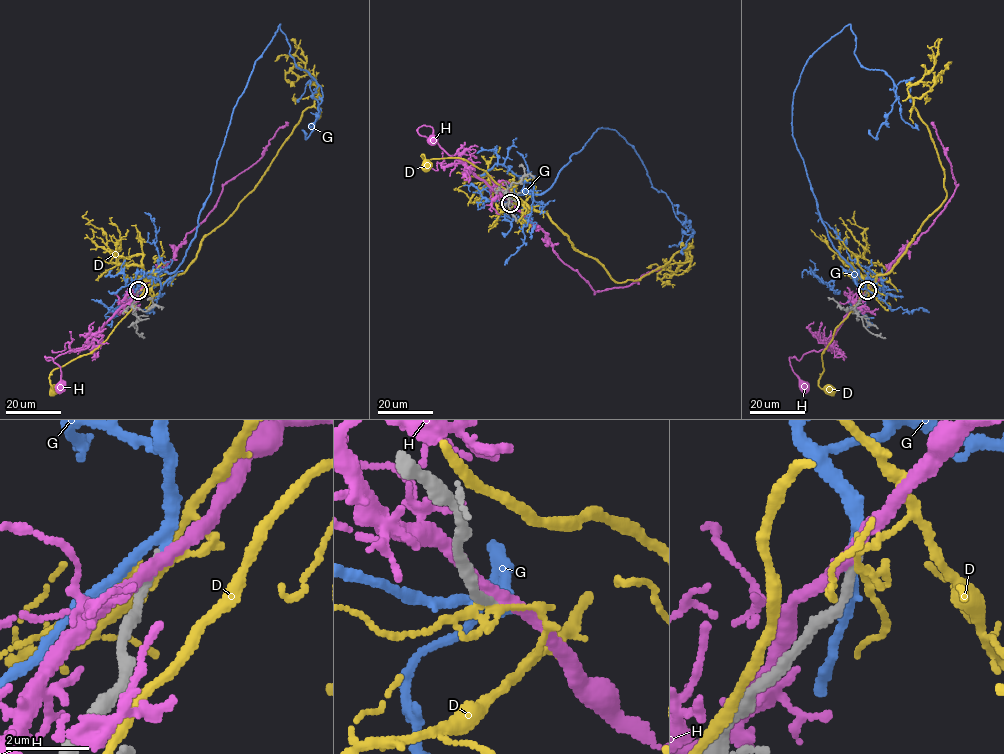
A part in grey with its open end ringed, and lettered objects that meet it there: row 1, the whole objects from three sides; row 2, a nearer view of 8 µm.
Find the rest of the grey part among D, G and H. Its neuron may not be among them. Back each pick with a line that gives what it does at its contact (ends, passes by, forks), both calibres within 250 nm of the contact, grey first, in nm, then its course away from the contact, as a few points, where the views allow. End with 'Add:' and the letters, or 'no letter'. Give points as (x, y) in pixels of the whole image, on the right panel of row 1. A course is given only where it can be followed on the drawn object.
G: it passes by; 240 nm thick on the grey side, 240 nm on the other; it runs (866, 290), (828, 236), (792, 136), (806, 61), (848, 24), (858, 62), (896, 87), (875, 138), (868, 129)
Add: G

